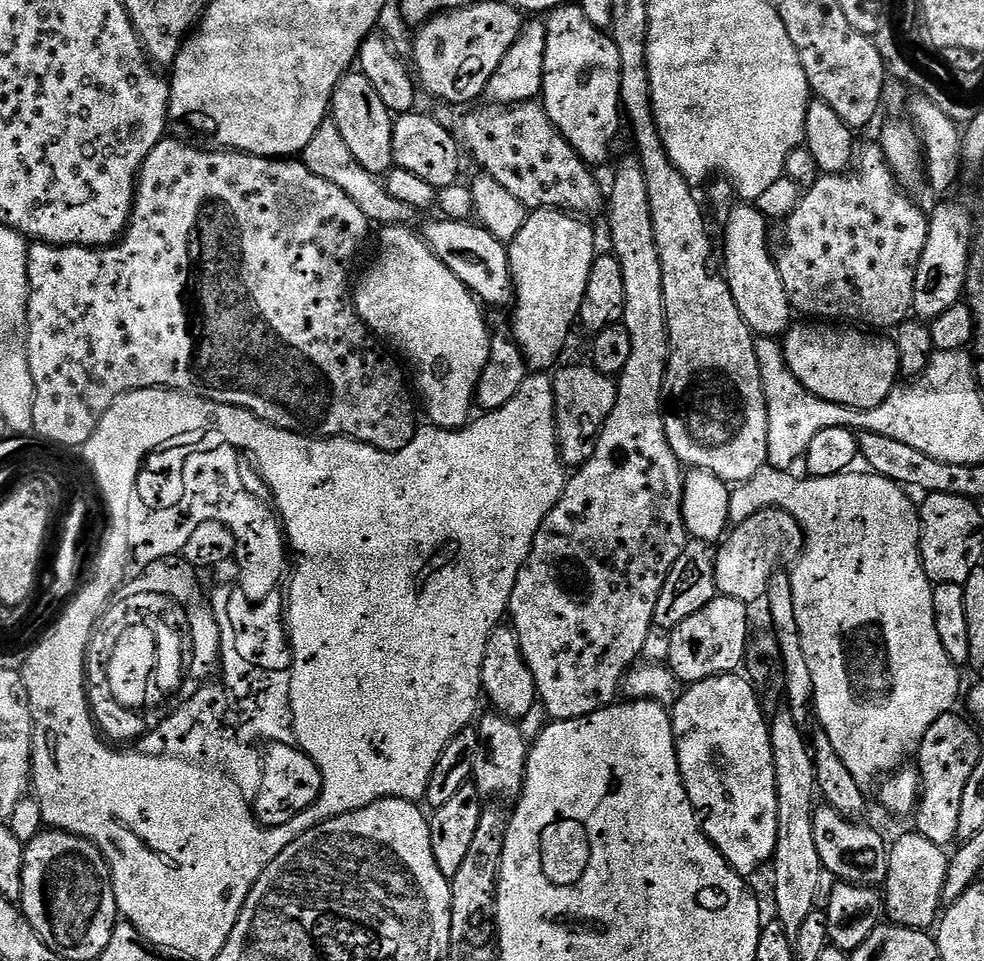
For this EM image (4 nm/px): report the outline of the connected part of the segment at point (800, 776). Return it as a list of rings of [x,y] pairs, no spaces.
[[[780,706],[776,713],[771,713],[768,733],[774,754],[774,782],[778,794],[778,842],[776,853],[770,861],[770,868],[773,868],[772,896],[776,899],[775,919],[784,927],[789,938],[795,938],[798,930],[802,930],[802,922],[806,922],[806,918],[810,918],[810,914],[817,911],[814,894],[817,893],[818,878],[823,871],[818,858],[818,845],[814,843],[814,814],[818,807],[816,775],[812,749],[806,739],[805,731],[798,726],[798,722],[794,722],[794,714],[787,706]]]

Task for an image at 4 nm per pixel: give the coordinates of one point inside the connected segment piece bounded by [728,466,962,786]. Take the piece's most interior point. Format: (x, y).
(864, 603)

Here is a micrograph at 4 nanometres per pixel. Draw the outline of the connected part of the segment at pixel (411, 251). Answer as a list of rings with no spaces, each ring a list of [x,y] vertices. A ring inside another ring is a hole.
[[[388,226],[381,232],[380,257],[354,288],[356,312],[375,339],[385,340],[404,355],[423,415],[425,412],[435,427],[459,430],[473,415],[476,383],[492,352],[492,336],[480,313],[481,305],[432,253],[419,231]]]

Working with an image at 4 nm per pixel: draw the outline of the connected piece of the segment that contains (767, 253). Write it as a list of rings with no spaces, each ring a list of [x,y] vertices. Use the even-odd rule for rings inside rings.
[[[738,204],[729,214],[724,228],[722,270],[739,313],[752,332],[759,337],[778,338],[785,335],[791,327],[792,307],[782,282],[781,272],[777,269],[775,255],[768,246],[768,222],[757,208],[759,207],[754,204]]]

